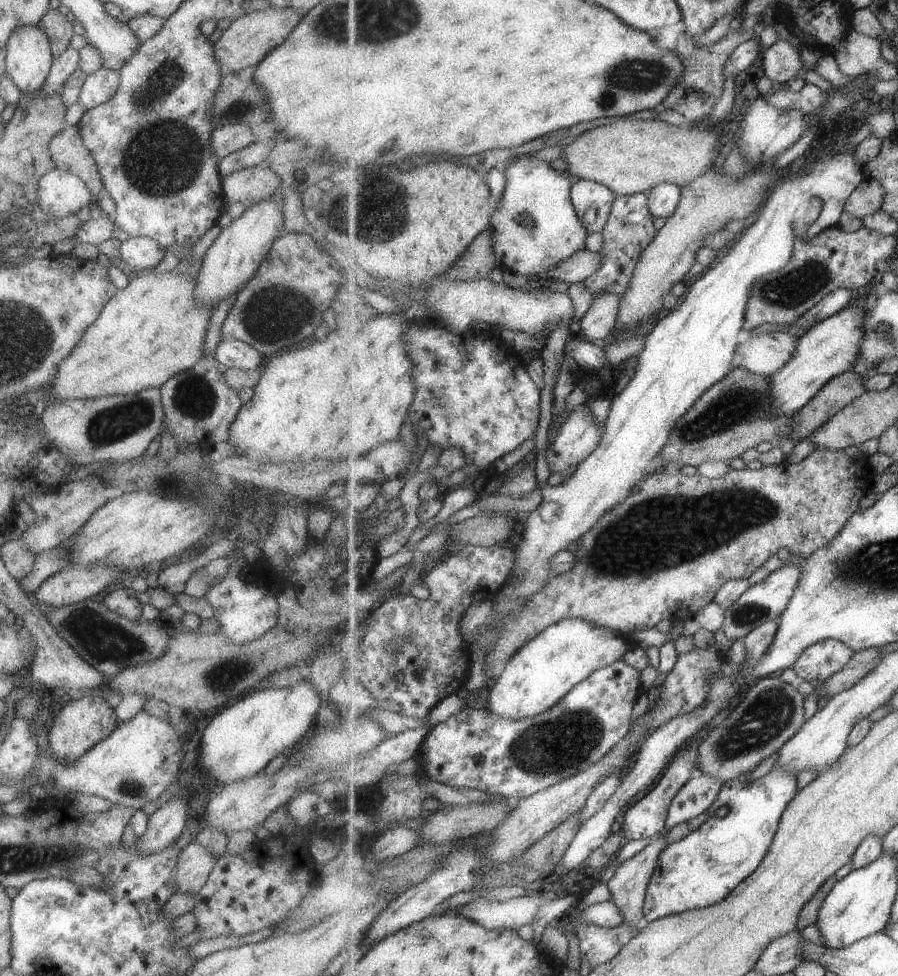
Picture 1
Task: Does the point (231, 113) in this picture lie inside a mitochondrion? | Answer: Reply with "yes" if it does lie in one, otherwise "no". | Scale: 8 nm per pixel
yes

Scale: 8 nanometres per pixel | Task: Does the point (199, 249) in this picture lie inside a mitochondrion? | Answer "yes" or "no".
no

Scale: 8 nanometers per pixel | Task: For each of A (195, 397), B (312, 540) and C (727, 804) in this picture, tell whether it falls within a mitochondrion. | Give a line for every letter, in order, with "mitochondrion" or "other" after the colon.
A: mitochondrion
B: other
C: other

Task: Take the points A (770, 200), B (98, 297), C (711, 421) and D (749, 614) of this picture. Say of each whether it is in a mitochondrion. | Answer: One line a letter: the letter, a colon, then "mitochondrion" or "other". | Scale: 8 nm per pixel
A: other
B: other
C: mitochondrion
D: mitochondrion

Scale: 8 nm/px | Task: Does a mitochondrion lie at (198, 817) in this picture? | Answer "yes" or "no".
no

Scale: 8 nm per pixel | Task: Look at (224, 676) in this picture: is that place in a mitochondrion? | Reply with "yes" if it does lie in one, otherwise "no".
yes

